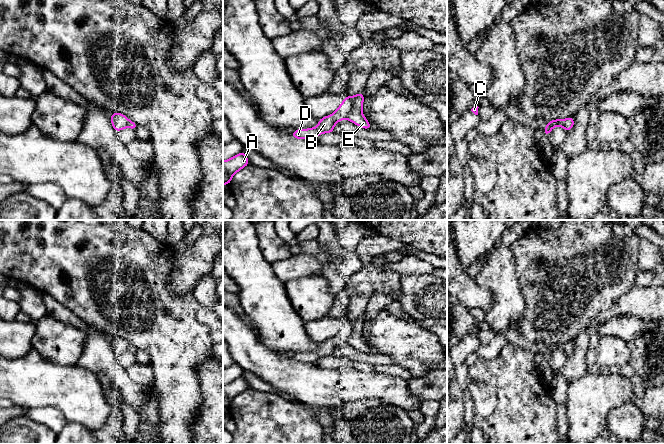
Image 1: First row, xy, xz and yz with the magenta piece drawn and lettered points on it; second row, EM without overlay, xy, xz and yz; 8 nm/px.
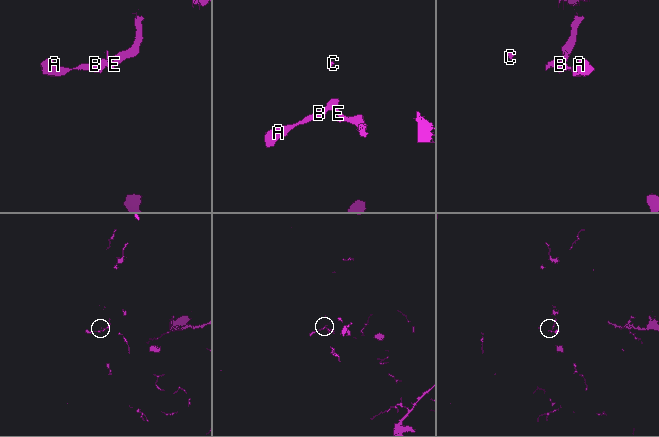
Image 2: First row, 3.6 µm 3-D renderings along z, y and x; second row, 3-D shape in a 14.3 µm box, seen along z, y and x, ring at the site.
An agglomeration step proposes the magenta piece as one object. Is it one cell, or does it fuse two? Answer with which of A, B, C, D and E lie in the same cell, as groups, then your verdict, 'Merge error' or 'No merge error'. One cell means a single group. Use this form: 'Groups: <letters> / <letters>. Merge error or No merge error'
Groups: A B D / C E. Merge error

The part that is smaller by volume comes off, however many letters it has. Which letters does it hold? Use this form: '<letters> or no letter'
A, B, D

